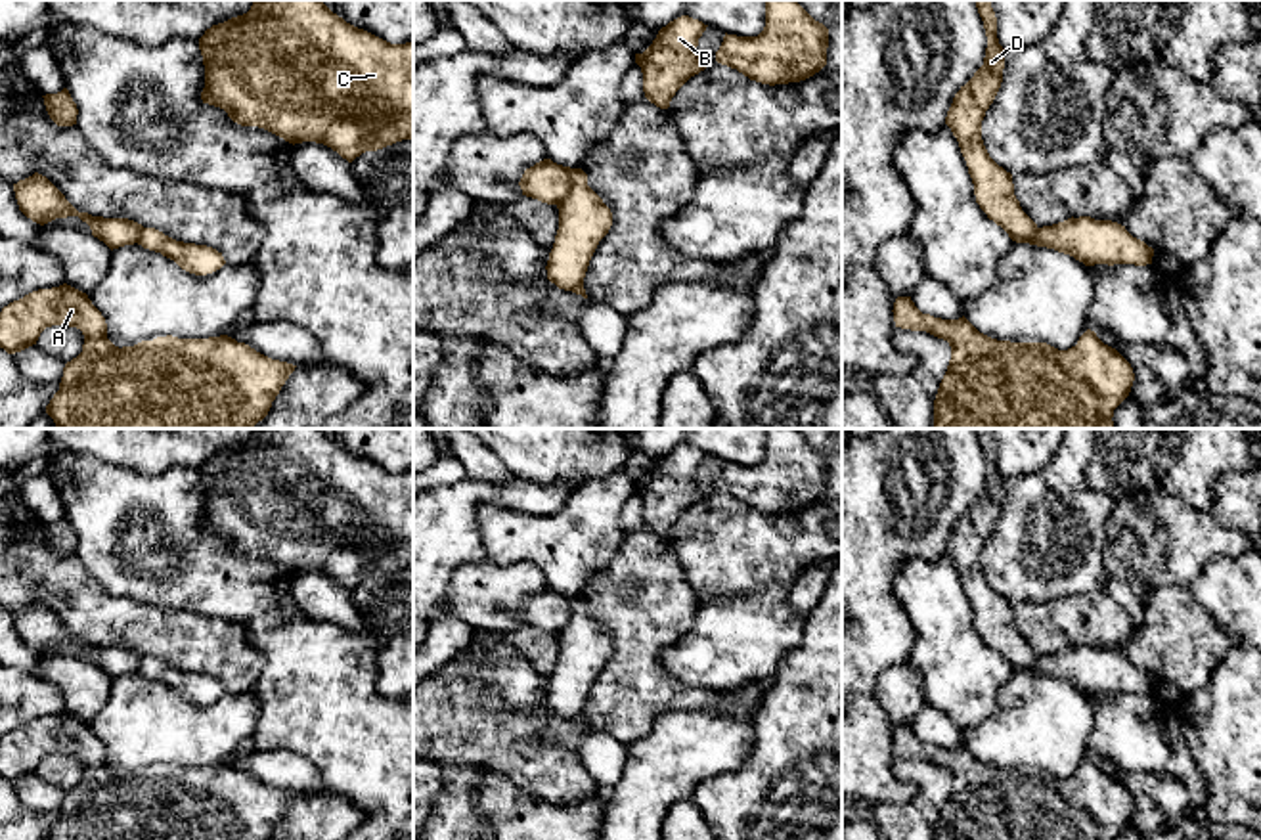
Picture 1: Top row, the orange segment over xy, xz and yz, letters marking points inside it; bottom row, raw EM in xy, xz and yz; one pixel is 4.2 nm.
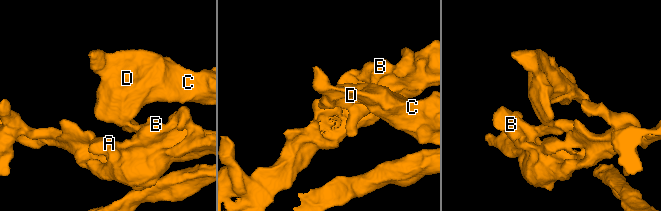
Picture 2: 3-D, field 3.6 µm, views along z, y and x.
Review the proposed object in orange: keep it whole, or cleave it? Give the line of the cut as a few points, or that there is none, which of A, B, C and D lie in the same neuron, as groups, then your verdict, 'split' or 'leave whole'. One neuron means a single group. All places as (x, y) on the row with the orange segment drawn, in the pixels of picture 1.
xz (576, 169), (571, 190), (557, 205) | A B / C D | split

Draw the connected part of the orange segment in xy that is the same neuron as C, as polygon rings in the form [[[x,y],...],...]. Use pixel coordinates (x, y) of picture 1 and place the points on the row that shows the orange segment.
[[[253,0],[247,13],[212,25],[199,38],[199,50],[205,65],[203,103],[220,107],[241,126],[264,128],[289,144],[316,142],[331,147],[343,159],[352,163],[365,151],[377,151],[402,140],[413,140],[413,42],[390,44],[364,29],[346,23],[333,13],[321,0]]]

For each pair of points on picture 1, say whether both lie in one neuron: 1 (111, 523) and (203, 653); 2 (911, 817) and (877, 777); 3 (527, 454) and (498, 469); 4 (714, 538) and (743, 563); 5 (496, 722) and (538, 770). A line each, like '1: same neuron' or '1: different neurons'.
1: different neurons
2: different neurons
3: different neurons
4: same neuron
5: same neuron

